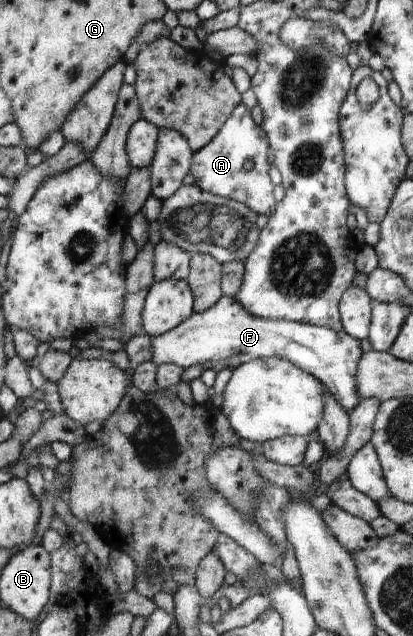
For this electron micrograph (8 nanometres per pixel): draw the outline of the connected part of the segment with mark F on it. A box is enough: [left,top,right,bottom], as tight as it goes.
[151,296,364,418]

